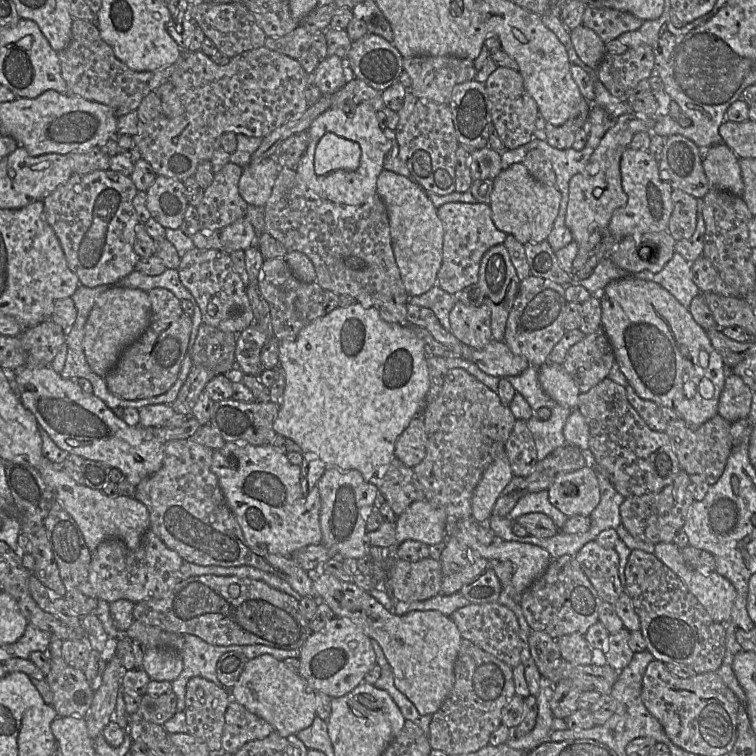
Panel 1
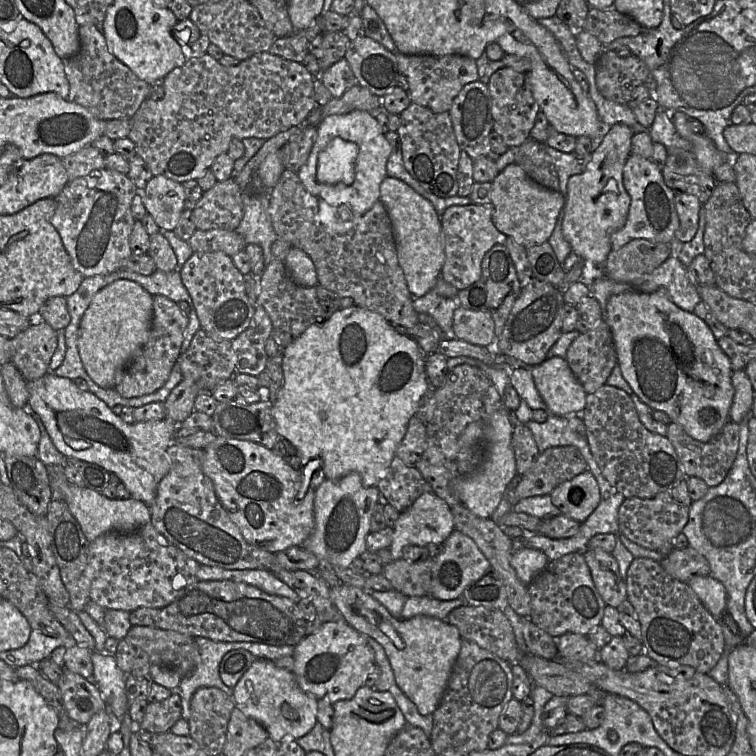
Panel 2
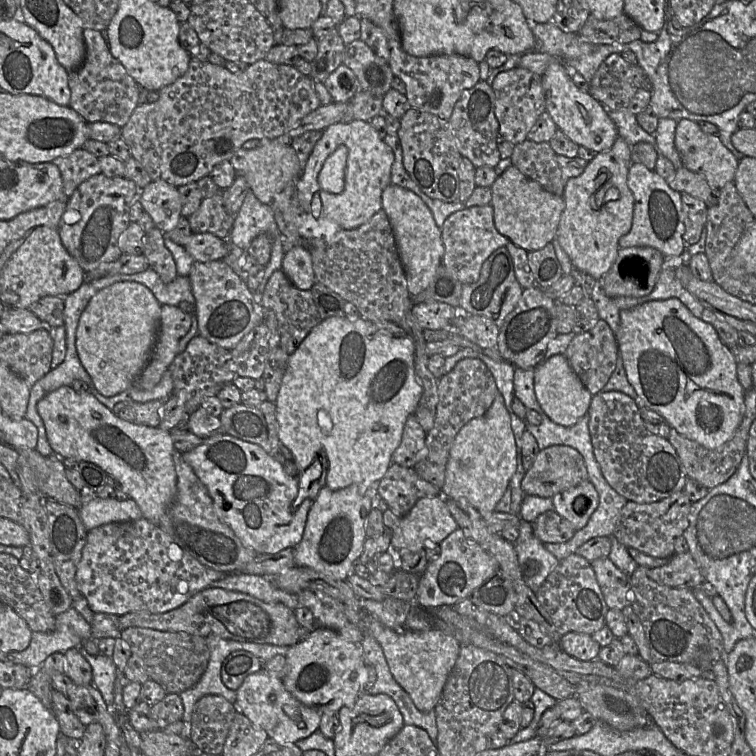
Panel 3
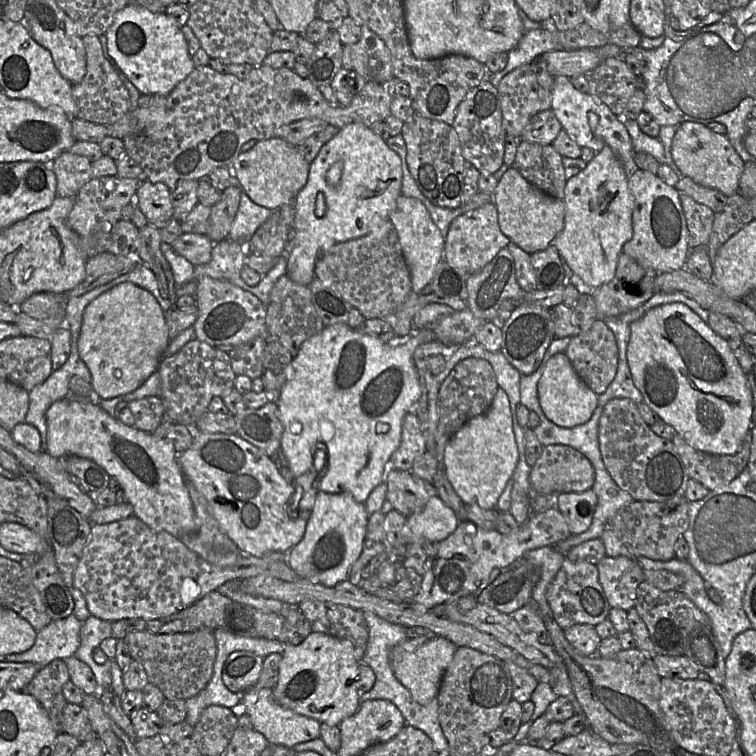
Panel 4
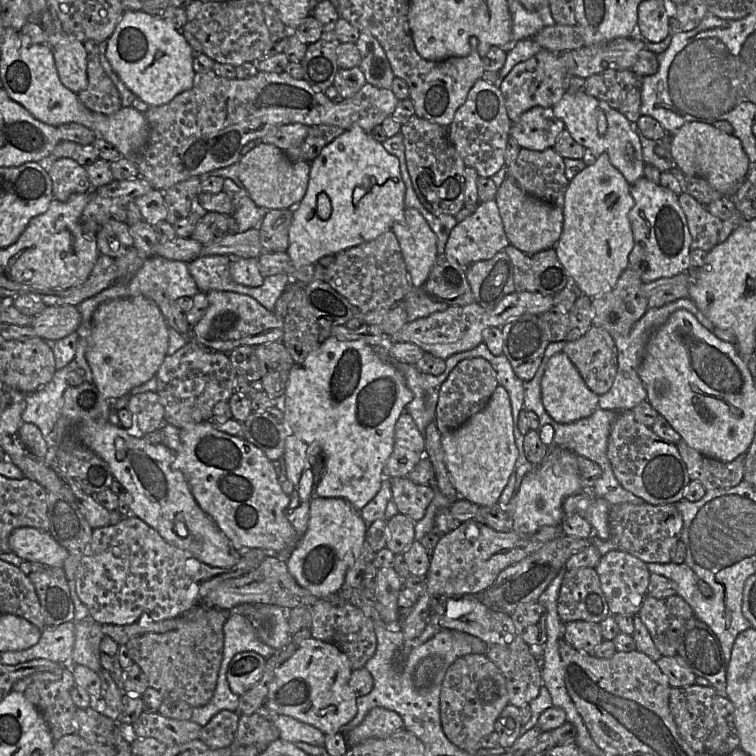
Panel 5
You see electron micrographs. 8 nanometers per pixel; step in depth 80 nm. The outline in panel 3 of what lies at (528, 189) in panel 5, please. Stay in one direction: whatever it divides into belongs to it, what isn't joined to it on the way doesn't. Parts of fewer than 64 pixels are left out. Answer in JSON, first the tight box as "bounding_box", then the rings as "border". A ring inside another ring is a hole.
{"bounding_box":[511,139,565,197],"border":[[[526,139],[514,146],[511,160],[512,165],[527,178],[548,192],[563,197],[565,186],[556,156],[548,142],[538,143]]]}

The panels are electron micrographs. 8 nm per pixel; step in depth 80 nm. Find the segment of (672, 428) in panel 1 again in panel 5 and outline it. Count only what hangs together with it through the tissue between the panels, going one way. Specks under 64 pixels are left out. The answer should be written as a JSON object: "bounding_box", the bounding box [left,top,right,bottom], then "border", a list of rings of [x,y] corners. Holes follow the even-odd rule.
{"bounding_box":[676,439,746,491],"border":[[[682,439],[676,446],[690,480],[700,482],[707,491],[731,488],[743,480],[746,454],[739,455],[731,462],[722,462],[701,454]]]}

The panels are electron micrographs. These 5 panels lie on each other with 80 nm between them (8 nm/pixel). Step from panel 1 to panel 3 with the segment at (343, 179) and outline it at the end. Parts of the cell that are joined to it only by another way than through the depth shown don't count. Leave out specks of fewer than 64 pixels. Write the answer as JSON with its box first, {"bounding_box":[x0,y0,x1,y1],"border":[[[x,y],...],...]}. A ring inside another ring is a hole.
{"bounding_box":[295,120,393,230],"border":[[[353,120],[334,123],[323,131],[322,137],[315,144],[305,168],[295,183],[300,205],[304,211],[311,213],[312,198],[318,193],[326,218],[345,230],[358,228],[382,209],[382,192],[391,184],[393,162],[392,149],[379,137],[370,122]],[[341,145],[348,149],[344,190],[333,194],[321,189],[318,175],[326,159]]]}

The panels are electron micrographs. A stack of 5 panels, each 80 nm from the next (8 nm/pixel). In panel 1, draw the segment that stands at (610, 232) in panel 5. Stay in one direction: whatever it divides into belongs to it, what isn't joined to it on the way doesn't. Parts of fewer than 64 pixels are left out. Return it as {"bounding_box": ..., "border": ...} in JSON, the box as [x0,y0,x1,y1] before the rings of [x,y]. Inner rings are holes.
{"bounding_box":[565,111,654,244],"border":[[[634,111],[620,116],[605,133],[584,170],[570,179],[565,224],[577,244],[586,242],[595,231],[605,230],[613,212],[627,204],[628,197],[621,183],[621,157],[630,146],[634,134],[641,131],[651,131],[653,119],[654,117],[648,117]]]}

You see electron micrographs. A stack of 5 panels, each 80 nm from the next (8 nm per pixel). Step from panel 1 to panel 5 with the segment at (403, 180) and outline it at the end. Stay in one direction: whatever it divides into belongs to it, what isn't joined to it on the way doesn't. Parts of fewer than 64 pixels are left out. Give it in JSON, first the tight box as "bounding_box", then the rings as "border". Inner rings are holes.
{"bounding_box":[392,208,438,287],"border":[[[405,208],[403,222],[395,222],[392,231],[399,242],[413,287],[423,287],[438,256],[437,238],[427,221],[414,208]]]}

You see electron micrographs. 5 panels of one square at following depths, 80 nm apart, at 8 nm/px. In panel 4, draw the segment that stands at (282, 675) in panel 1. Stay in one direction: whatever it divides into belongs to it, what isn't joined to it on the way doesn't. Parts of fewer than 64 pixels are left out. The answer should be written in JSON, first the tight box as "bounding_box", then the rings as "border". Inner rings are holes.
{"bounding_box":[240,688,321,748],"border":[[[250,688],[241,695],[240,713],[248,714],[254,729],[261,732],[269,744],[280,744],[292,748],[298,743],[310,741],[321,736],[321,723],[311,717],[301,715],[280,705],[273,696],[273,688]]]}

